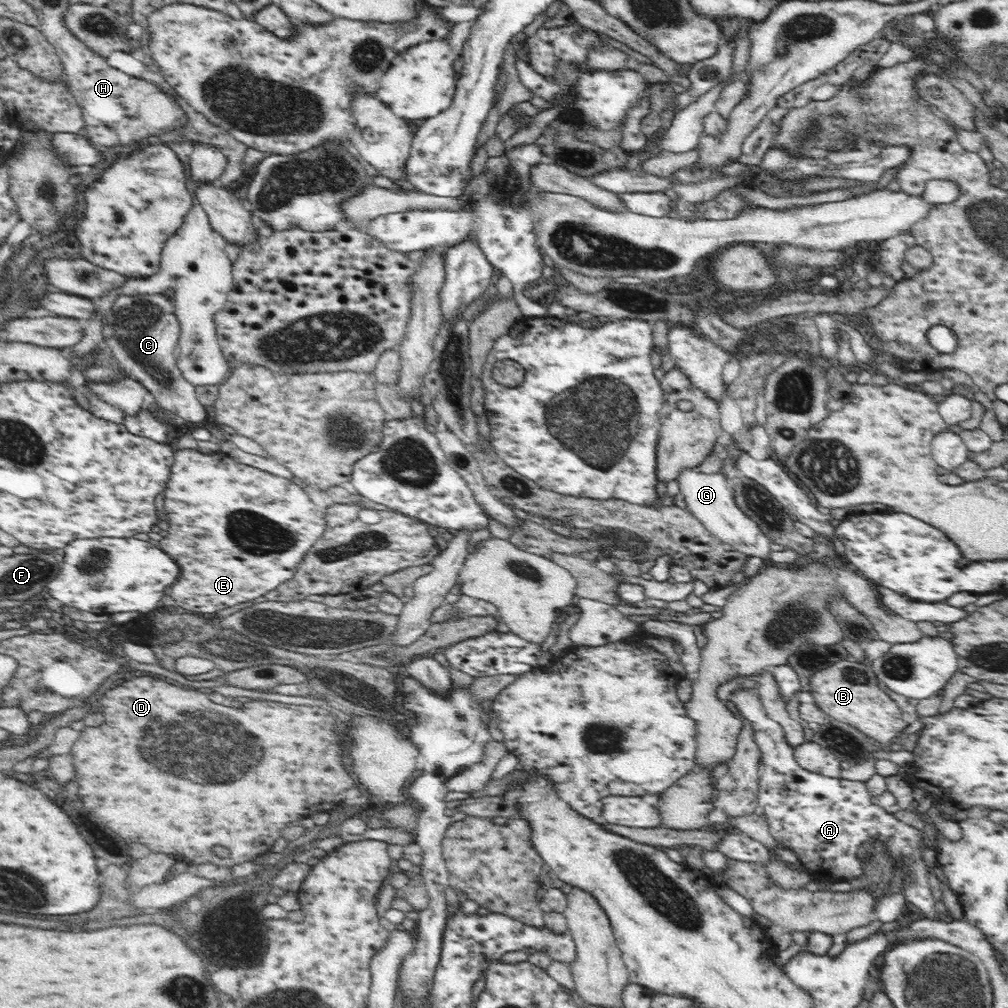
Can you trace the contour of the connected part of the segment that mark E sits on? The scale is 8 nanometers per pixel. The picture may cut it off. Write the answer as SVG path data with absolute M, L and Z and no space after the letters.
M182 449L175 452L170 478L164 489L164 508L169 519L168 535L166 536L168 542L164 542L166 544L165 551L176 560L178 560L178 556L182 556L182 560L177 562L181 570L178 578L166 592L168 592L168 596L172 596L175 600L175 604L180 611L196 613L201 616L211 617L214 613L224 610L228 606L236 606L236 604L248 602L248 600L252 601L259 596L268 594L270 590L274 590L280 584L285 583L286 580L290 580L294 576L298 564L304 560L304 556L314 546L314 542L327 529L326 520L324 519L325 511L314 504L308 497L306 490L294 483L292 479L270 474L270 472L254 468L254 466L240 464L220 450L210 454L202 453L198 449Z

